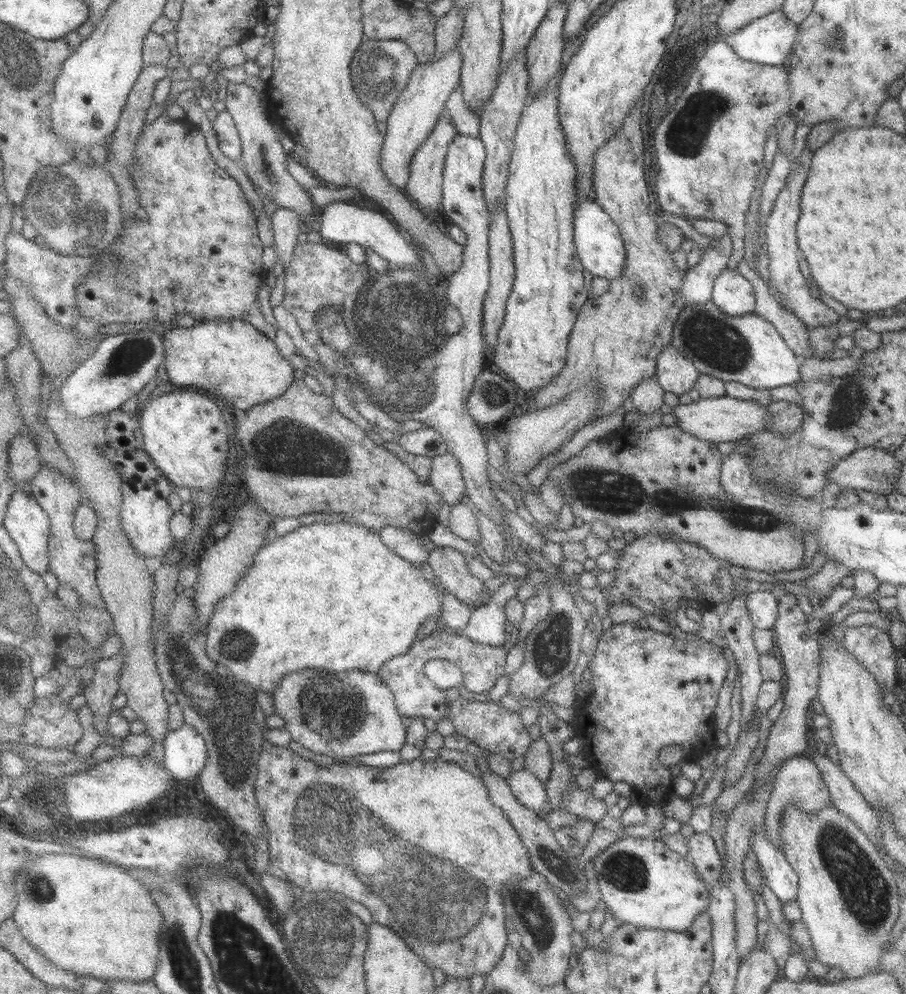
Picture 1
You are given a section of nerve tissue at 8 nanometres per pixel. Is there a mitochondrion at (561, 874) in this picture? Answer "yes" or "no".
no

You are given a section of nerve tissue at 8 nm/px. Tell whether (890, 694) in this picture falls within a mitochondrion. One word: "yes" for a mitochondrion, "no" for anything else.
no

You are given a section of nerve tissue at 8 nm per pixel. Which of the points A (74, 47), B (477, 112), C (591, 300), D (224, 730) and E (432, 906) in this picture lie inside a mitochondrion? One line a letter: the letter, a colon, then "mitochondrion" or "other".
A: other
B: other
C: other
D: mitochondrion
E: mitochondrion

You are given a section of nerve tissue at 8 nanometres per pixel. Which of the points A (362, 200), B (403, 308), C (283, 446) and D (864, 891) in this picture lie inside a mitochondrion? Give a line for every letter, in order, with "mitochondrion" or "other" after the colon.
A: other
B: mitochondrion
C: mitochondrion
D: mitochondrion

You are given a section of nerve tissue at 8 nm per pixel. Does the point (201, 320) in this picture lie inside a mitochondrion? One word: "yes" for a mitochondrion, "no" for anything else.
no

